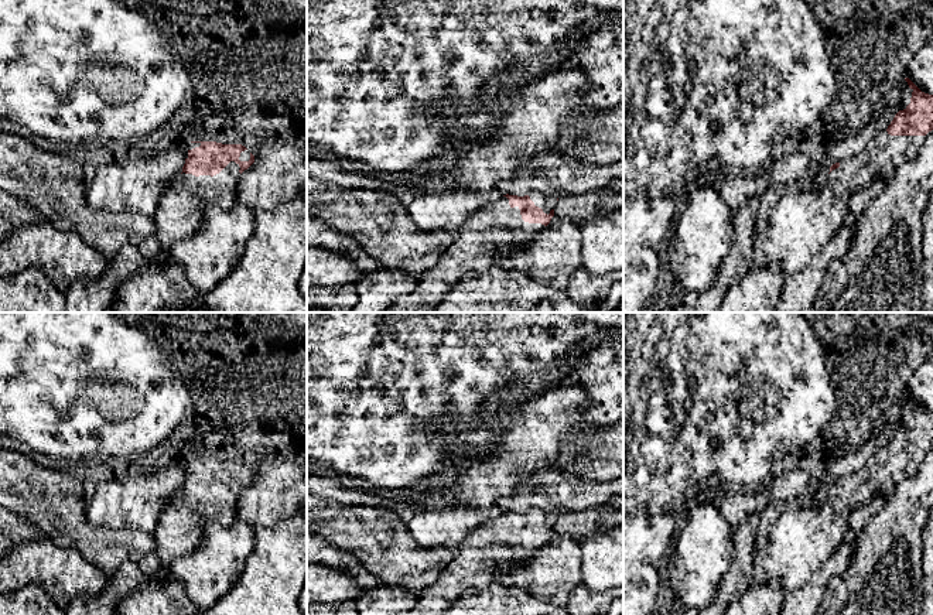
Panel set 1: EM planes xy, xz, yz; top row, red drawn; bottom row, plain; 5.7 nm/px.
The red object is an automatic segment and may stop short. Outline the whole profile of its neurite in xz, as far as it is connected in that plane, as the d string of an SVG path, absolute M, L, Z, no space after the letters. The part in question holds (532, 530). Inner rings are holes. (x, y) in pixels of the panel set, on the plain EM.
M532 509L524 513L503 512L496 519L489 519L472 532L457 547L458 553L440 573L433 585L426 588L414 601L413 608L399 615L442 615L457 599L469 590L482 590L492 581L500 581L502 575L529 560L541 549L554 533L554 522L561 510L544 512Z

